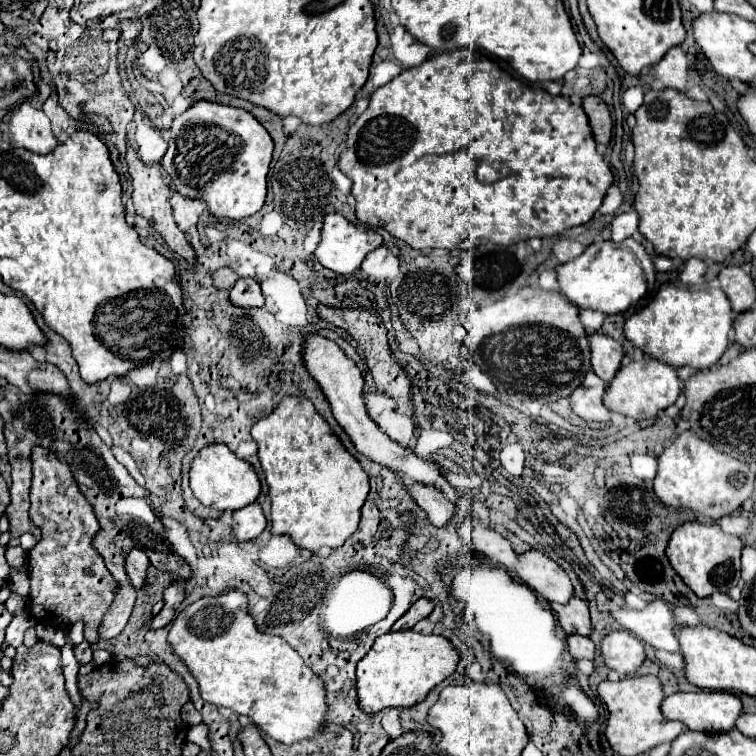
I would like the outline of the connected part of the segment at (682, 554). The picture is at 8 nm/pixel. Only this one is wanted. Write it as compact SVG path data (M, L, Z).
M686 522L678 526L668 542L666 556L674 570L680 574L684 584L698 596L708 598L714 592L728 592L730 582L734 576L740 574L740 552L742 540L738 536L724 534L718 524L700 524L700 522Z

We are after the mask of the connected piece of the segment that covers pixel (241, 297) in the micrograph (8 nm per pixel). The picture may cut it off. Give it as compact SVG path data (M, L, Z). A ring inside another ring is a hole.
M240 278L230 290L230 302L240 308L262 308L264 296L254 278Z

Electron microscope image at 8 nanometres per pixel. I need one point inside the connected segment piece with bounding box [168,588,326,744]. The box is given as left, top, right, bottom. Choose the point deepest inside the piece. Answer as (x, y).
(260, 676)

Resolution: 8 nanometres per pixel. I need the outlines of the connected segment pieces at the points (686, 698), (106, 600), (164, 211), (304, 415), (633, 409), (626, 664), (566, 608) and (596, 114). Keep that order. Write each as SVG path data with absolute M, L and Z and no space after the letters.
M676 692L662 700L662 714L670 720L680 720L688 730L696 732L728 732L742 714L742 702L732 692Z
M34 448L32 462L30 516L34 524L40 526L42 540L28 556L30 614L38 622L58 626L70 626L76 620L84 620L84 638L88 642L96 642L96 626L108 612L116 588L112 574L92 546L92 538L100 530L98 520L88 500L80 494L68 464L52 456L46 448Z
M128 148L128 152L126 152L126 162L128 162L128 174L132 176L132 188L134 188L134 190L132 190L132 200L134 200L136 214L144 216L144 218L150 222L150 226L164 238L164 242L168 244L168 248L170 248L172 252L176 252L178 256L182 256L182 258L186 258L190 264L194 264L194 262L196 262L194 250L192 250L192 246L188 244L184 232L178 228L178 224L176 224L174 218L172 218L172 208L170 208L170 196L172 196L172 194L170 194L168 188L164 188L162 166L160 166L160 164L146 166L146 164L138 158L138 154L136 154L132 148Z
M286 396L270 416L258 420L252 426L252 438L258 442L258 458L264 470L270 498L272 498L272 534L286 534L292 542L316 554L320 548L340 548L344 540L356 532L360 522L360 508L368 496L368 474L362 470L360 462L342 448L338 436L330 426L318 416L312 402L306 398Z
M644 358L640 362L630 362L616 372L614 380L610 382L604 394L604 406L608 406L610 412L630 416L634 420L648 420L648 418L656 418L662 410L672 406L678 394L680 394L680 386L678 386L676 368L662 364L654 358Z
M618 630L608 634L602 640L602 658L604 664L620 674L634 674L644 662L644 644L626 630Z
M572 598L568 604L550 604L550 610L558 616L558 622L566 634L590 636L588 604L580 598Z
M584 96L582 108L584 108L584 112L590 120L594 140L598 144L606 146L612 138L612 118L610 118L610 112L608 112L608 106L598 96Z

